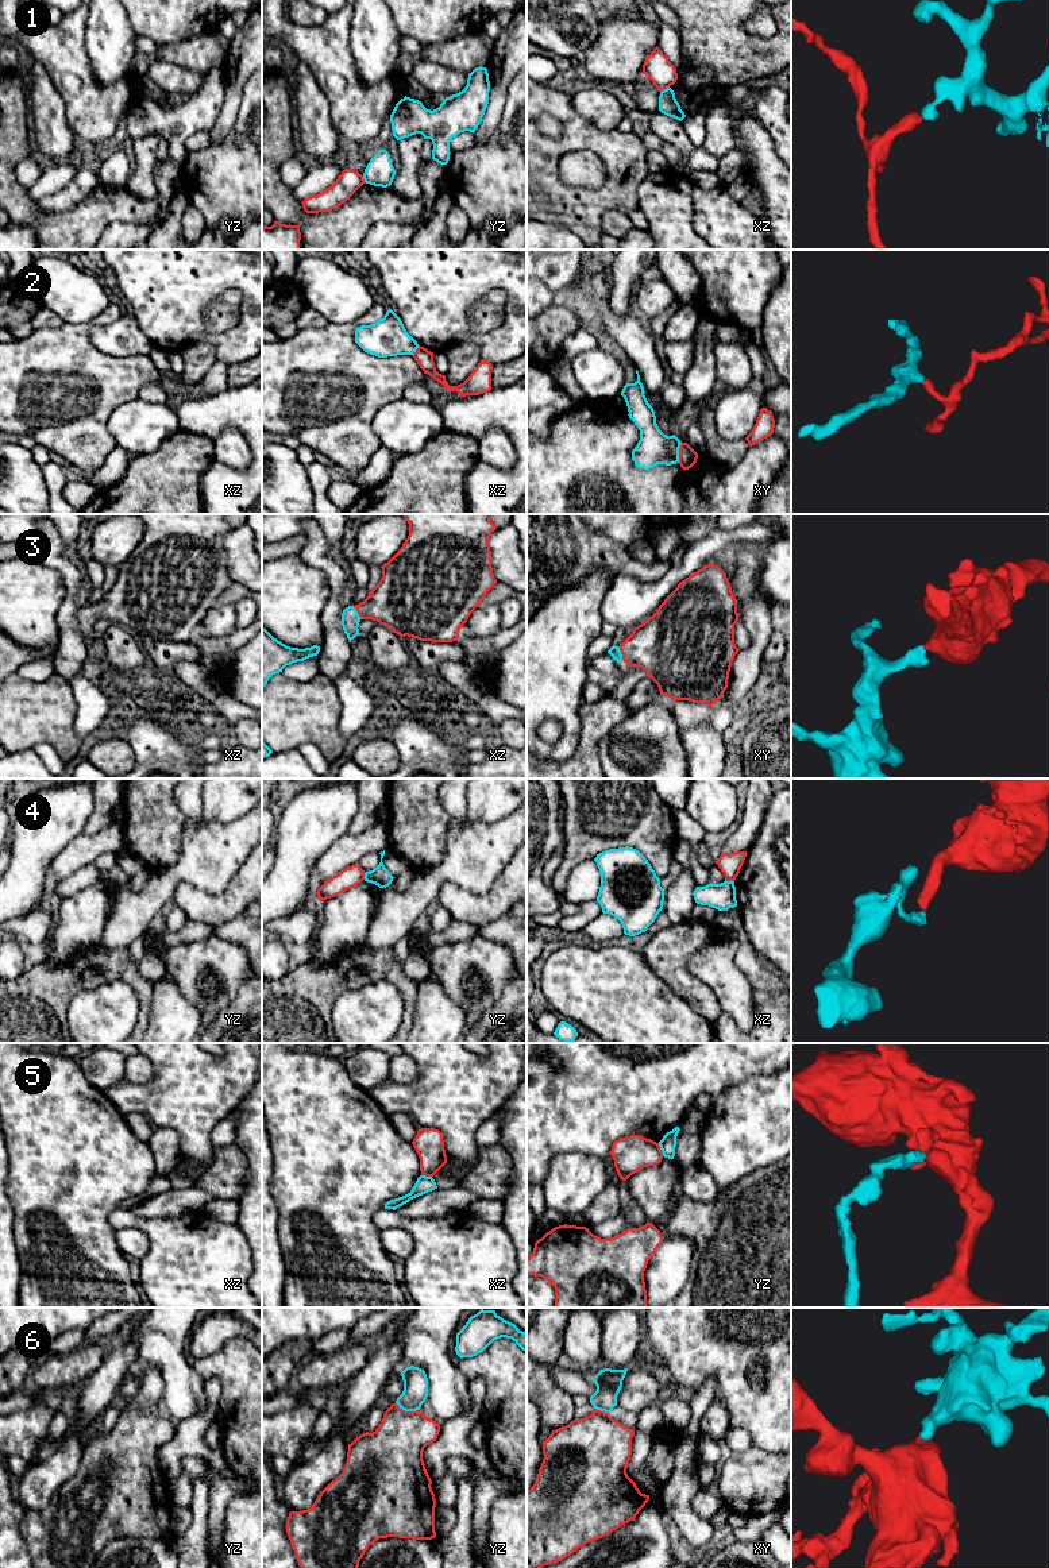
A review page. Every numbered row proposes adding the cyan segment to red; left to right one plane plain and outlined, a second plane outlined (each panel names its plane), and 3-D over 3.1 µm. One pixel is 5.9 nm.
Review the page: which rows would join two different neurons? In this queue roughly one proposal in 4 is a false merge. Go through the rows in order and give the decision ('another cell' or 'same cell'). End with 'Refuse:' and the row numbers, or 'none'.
1: another cell
2: another cell
3: same cell
4: another cell
5: another cell
6: same cell
Refuse: 1, 2, 4, 5

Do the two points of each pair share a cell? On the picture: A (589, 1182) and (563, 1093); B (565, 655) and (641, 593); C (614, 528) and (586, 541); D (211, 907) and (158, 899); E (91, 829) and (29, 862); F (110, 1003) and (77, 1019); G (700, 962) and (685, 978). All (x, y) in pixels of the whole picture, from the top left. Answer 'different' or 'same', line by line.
A: different
B: different
C: different
D: different
E: different
F: same
G: different

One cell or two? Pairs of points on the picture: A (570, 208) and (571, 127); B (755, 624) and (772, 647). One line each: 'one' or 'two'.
A: one
B: two

